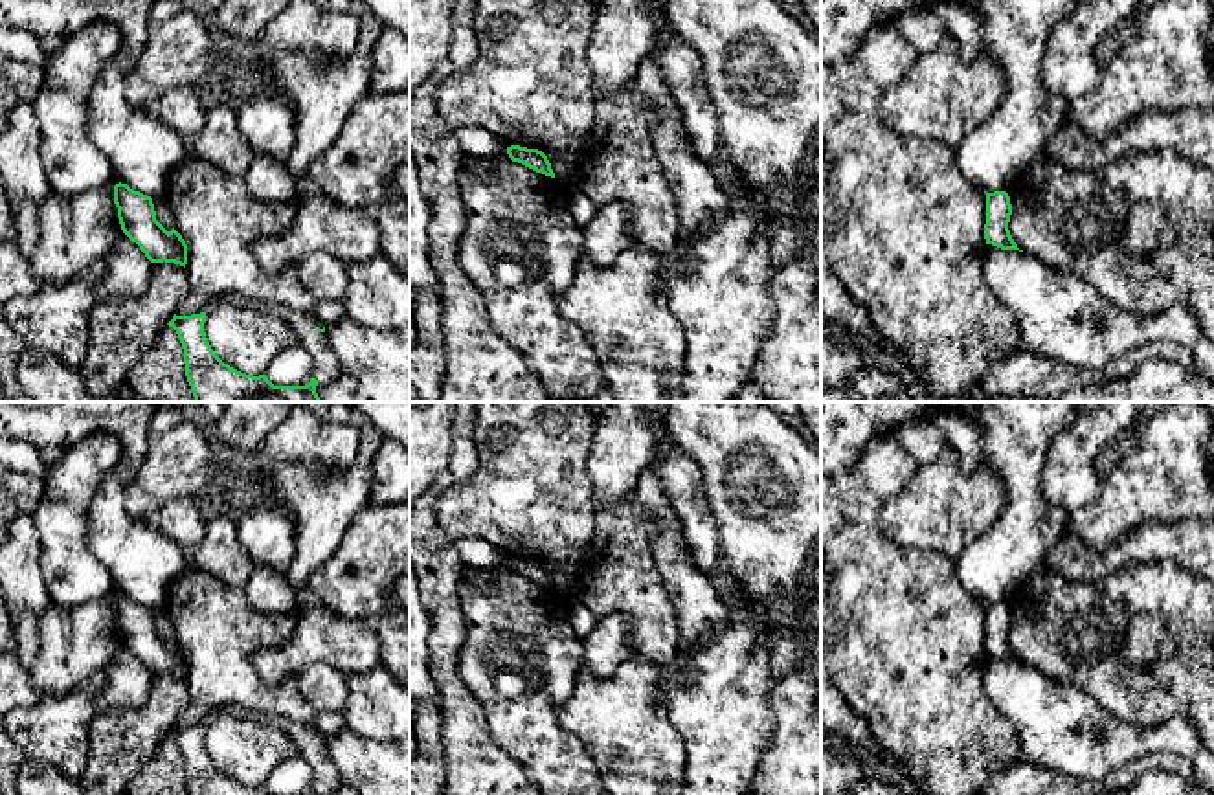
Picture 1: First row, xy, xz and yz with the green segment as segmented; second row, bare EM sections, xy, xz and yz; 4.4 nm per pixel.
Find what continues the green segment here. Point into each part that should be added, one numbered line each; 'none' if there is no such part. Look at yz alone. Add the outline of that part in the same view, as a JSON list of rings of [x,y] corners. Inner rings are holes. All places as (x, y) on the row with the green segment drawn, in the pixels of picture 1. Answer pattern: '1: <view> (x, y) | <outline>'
none

